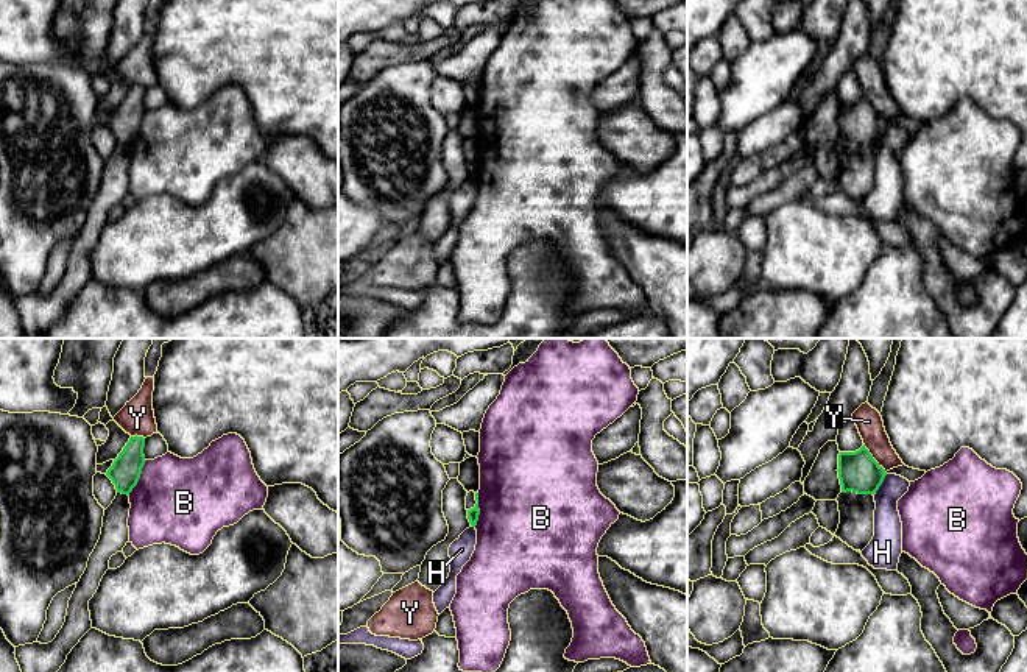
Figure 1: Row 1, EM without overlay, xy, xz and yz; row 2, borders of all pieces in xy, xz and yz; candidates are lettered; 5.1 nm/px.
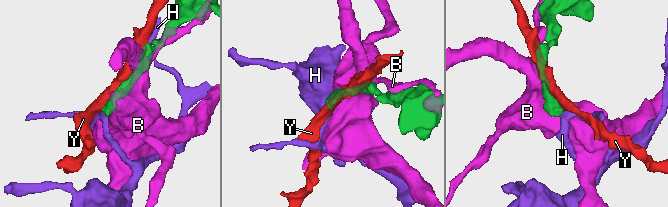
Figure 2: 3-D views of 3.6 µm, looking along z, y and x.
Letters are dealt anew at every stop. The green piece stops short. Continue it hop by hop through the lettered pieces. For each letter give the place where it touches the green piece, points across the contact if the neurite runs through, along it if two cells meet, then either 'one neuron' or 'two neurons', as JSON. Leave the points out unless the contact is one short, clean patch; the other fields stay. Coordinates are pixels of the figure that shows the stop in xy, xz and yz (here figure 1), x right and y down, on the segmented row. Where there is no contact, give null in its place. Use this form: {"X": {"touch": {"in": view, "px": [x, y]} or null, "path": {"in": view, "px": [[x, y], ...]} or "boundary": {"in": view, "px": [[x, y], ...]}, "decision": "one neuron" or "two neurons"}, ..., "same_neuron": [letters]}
{"B": {"touch": {"in": "xy", "px": [139, 477]}, "decision": "two neurons"}, "H": {"touch": {"in": "yz", "px": [881, 484]}, "boundary": {"in": "yz", "px": [[887, 474], [875, 491]]}, "decision": "two neurons"}, "Y": {"touch": {"in": "yz", "px": [873, 459]}, "decision": "two neurons"}, "same_neuron": []}

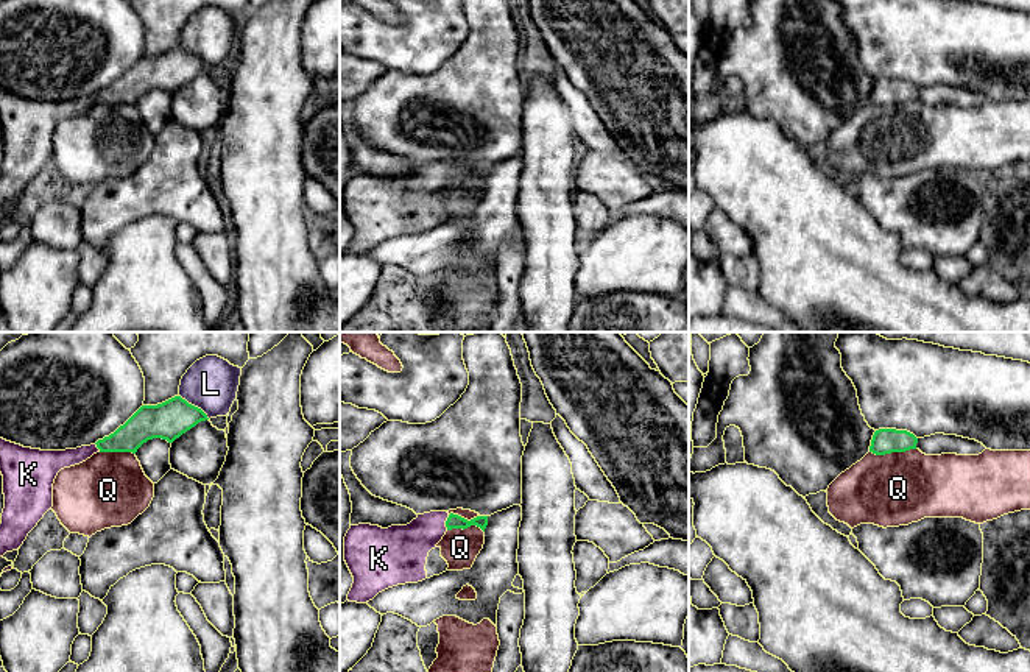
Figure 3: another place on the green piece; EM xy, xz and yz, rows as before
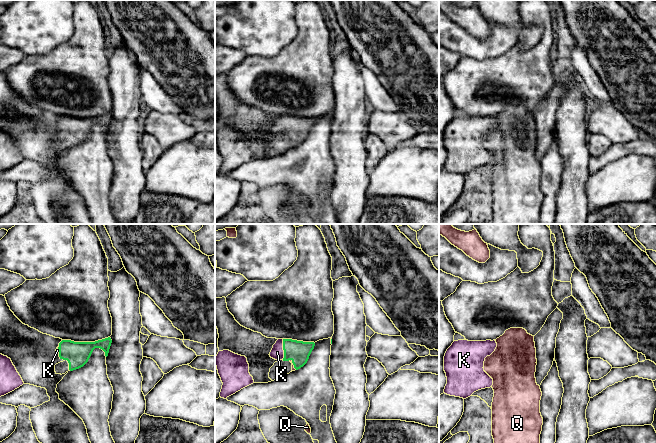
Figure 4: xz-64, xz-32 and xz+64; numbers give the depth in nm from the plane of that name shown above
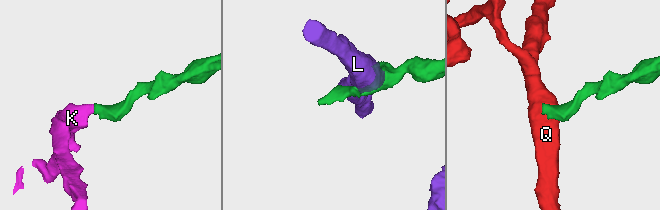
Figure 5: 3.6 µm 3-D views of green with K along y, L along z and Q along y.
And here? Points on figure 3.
{"K": {"touch": {"in": "xz", "px": [446, 523]}, "path": {"in": "xz", "px": [[454, 521], [446, 523], [437, 523], [405, 548]]}, "decision": "one neuron"}, "L": {"touch": {"in": "xy", "px": [194, 406]}, "decision": "two neurons"}, "Q": {"touch": {"in": "yz", "px": [892, 451]}, "boundary": {"in": "yz", "px": [[915, 448], [884, 454], [870, 452]]}, "decision": "two neurons"}, "same_neuron": ["K"]}

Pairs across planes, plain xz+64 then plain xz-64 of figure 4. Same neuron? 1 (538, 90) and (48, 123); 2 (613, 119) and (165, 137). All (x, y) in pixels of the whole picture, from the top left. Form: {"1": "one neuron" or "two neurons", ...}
{"1": "two neurons", "2": "one neuron"}

